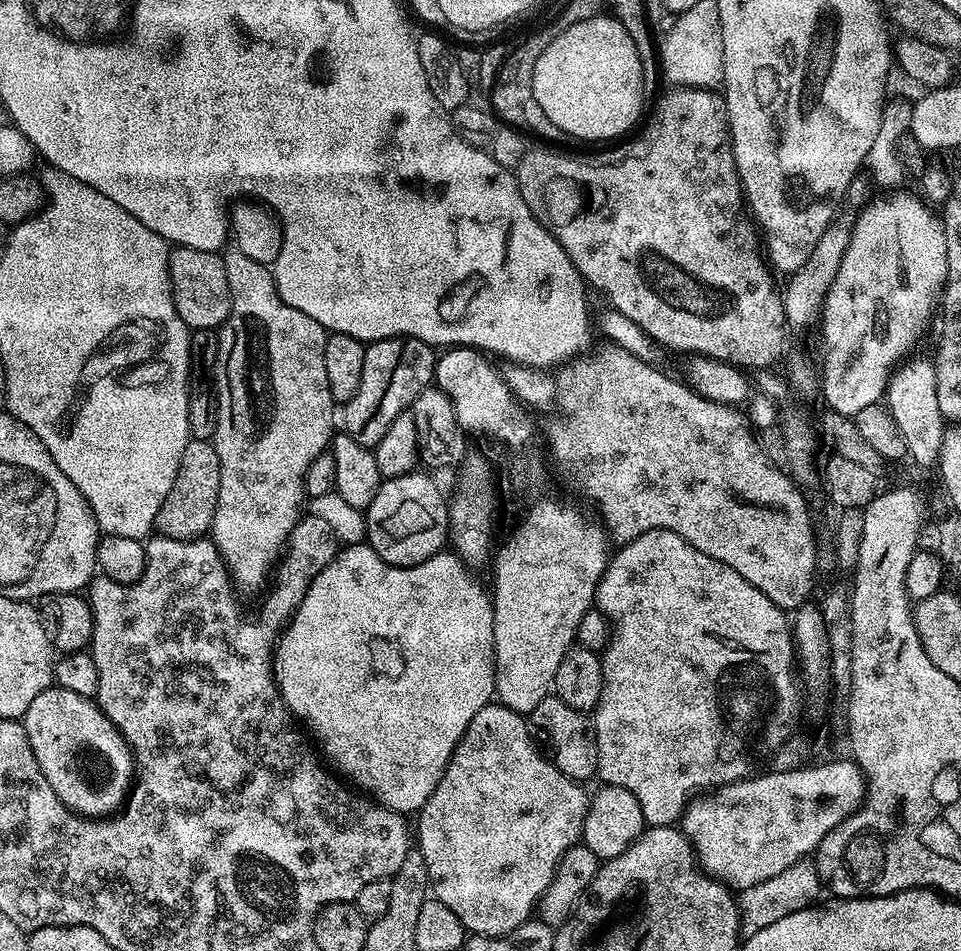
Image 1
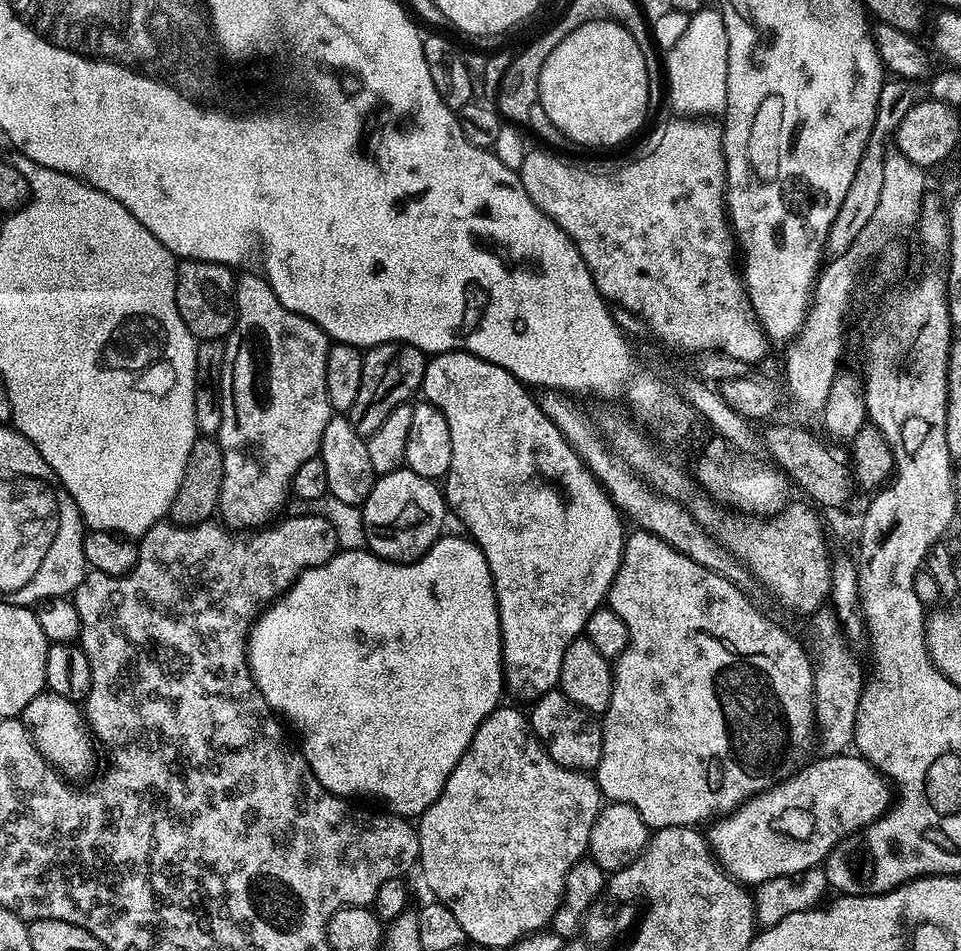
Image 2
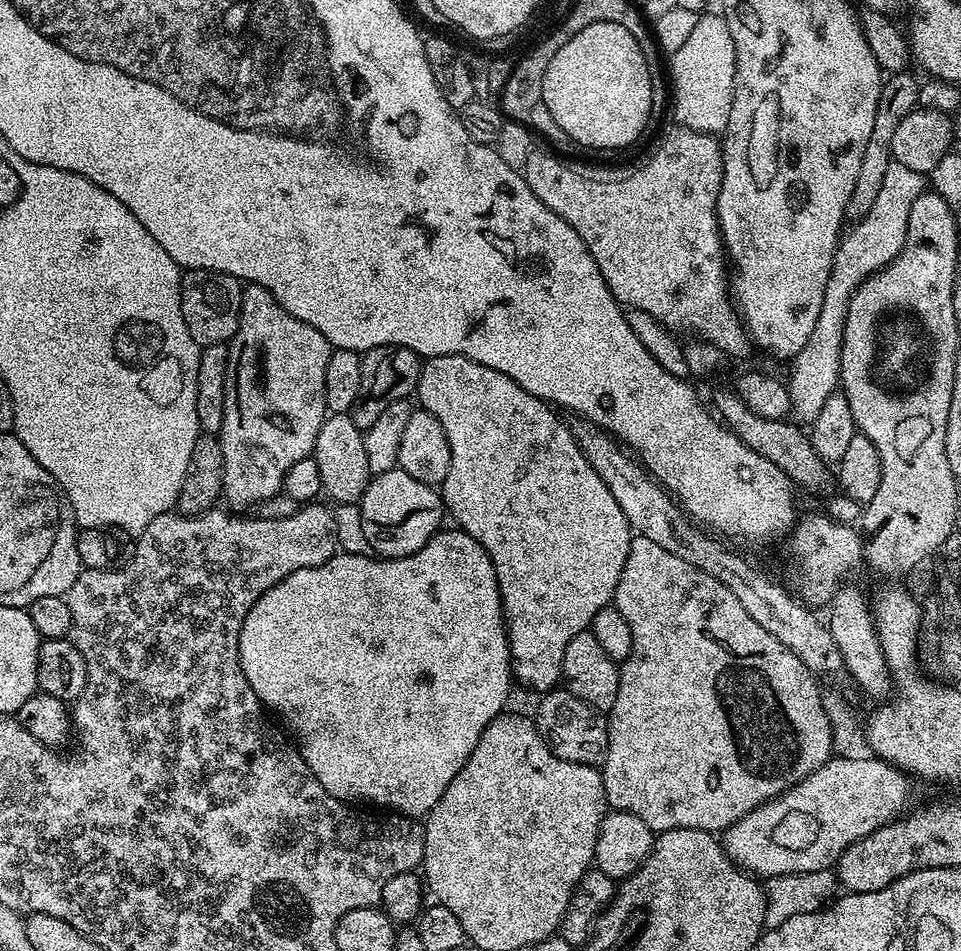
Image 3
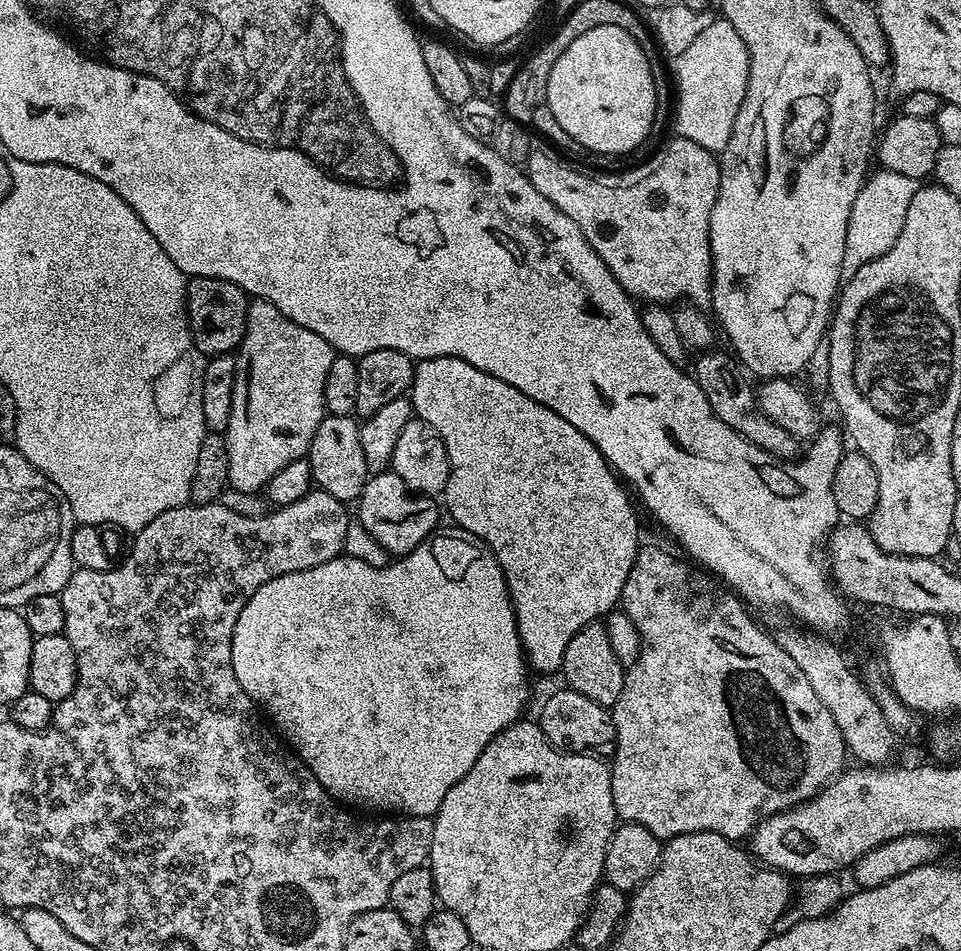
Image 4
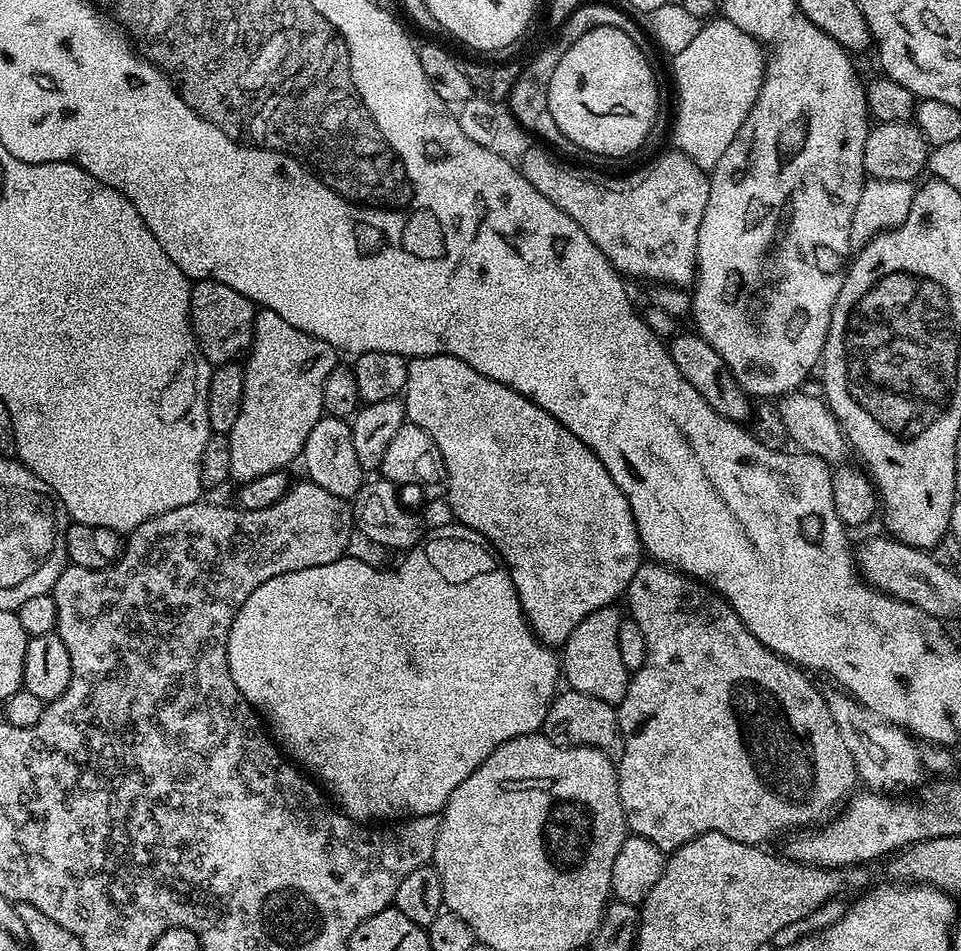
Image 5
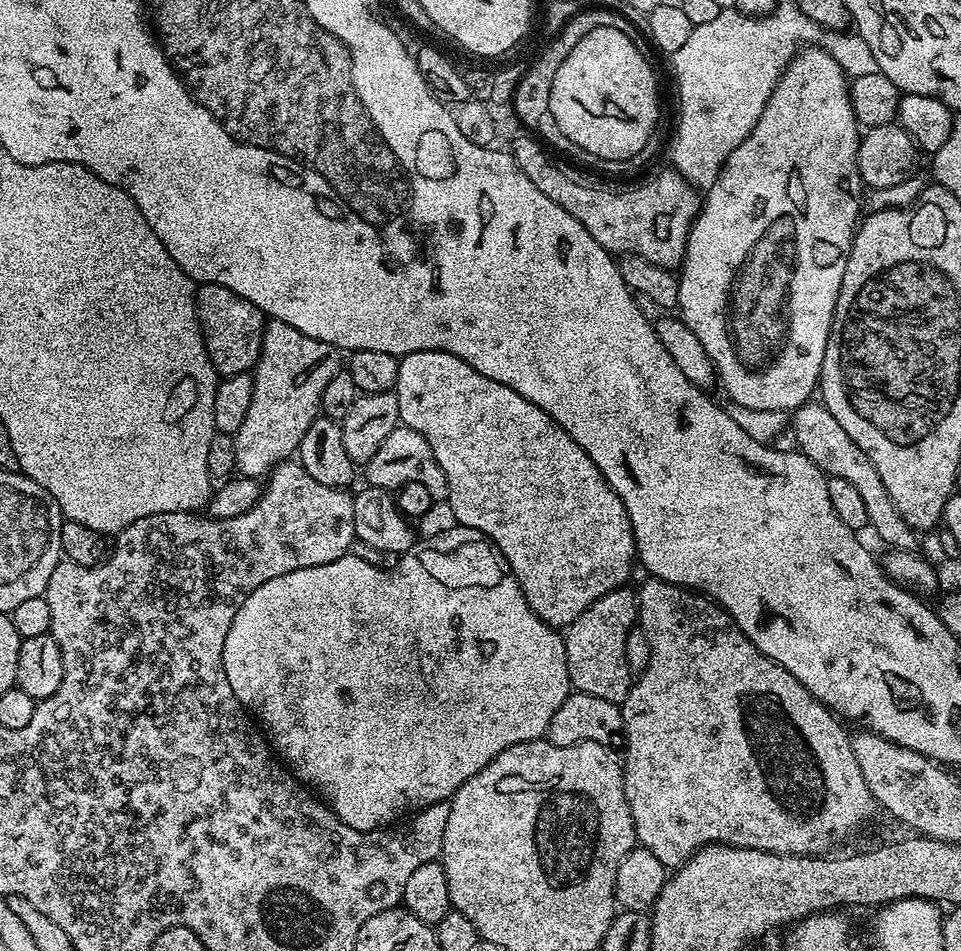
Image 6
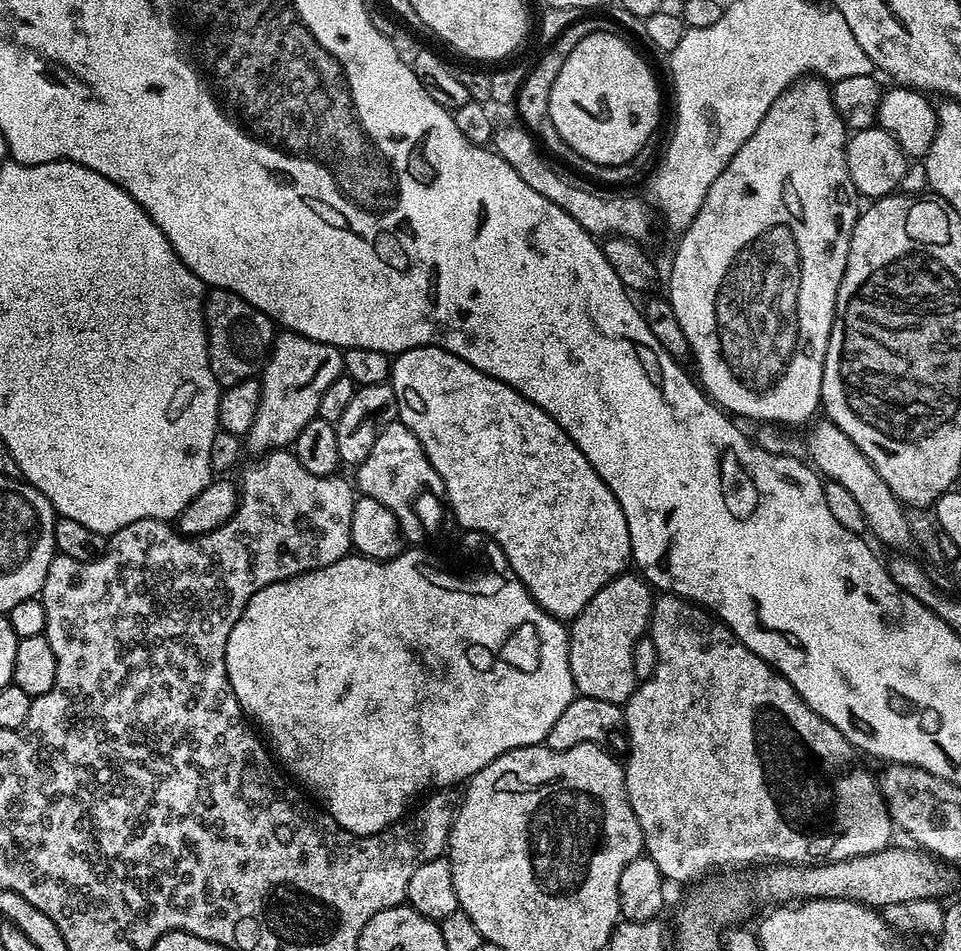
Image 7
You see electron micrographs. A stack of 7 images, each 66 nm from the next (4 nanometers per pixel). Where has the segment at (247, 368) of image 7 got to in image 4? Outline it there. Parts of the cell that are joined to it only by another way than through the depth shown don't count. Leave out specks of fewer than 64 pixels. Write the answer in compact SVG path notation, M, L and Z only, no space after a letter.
M193 276L188 280L186 307L188 308L188 328L192 331L194 346L204 357L235 353L240 347L246 330L246 314L250 297L234 282L222 278Z

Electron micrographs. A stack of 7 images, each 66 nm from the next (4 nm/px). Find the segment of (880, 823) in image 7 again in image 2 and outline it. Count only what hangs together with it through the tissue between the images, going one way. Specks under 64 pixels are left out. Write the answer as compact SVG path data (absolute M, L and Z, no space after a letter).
M643 530L627 533L624 553L608 591L606 604L614 610L614 614L618 614L618 618L622 618L622 622L626 622L628 645L612 664L610 706L602 714L602 758L594 770L594 779L605 801L632 804L634 810L642 814L642 822L646 822L649 829L700 826L703 820L711 821L727 814L749 797L788 779L801 767L800 755L812 736L814 664L810 659L810 652L808 654L782 625L775 624L752 598L749 593L734 586L734 582L714 570L708 570L706 566L700 566L698 562L694 562L694 558L682 554L662 538Z

